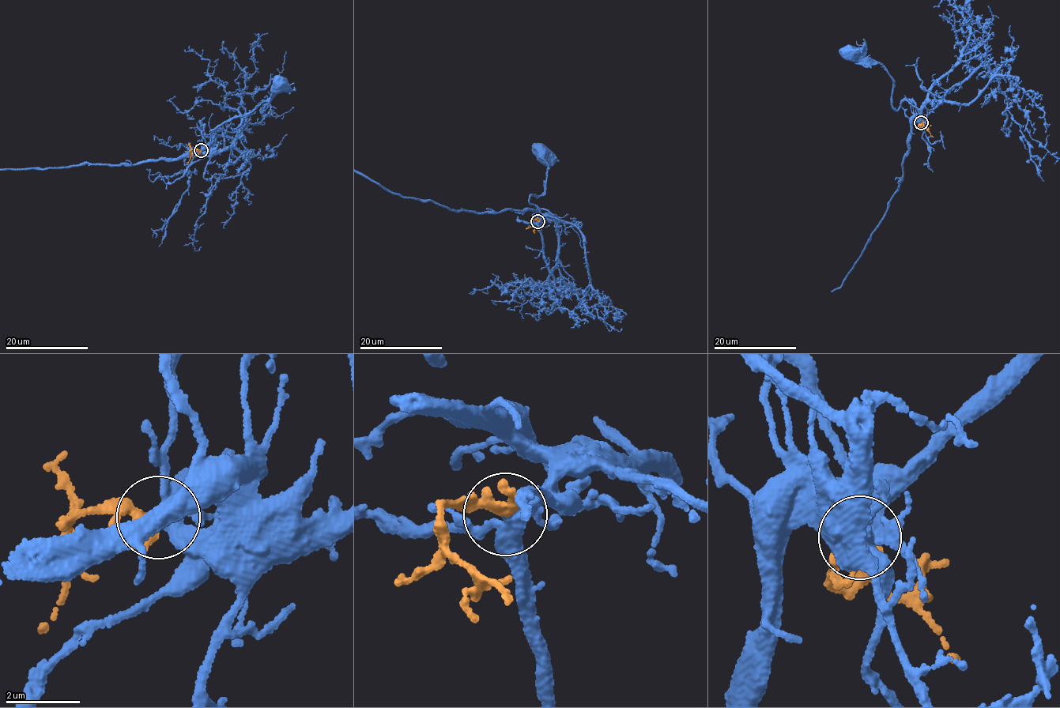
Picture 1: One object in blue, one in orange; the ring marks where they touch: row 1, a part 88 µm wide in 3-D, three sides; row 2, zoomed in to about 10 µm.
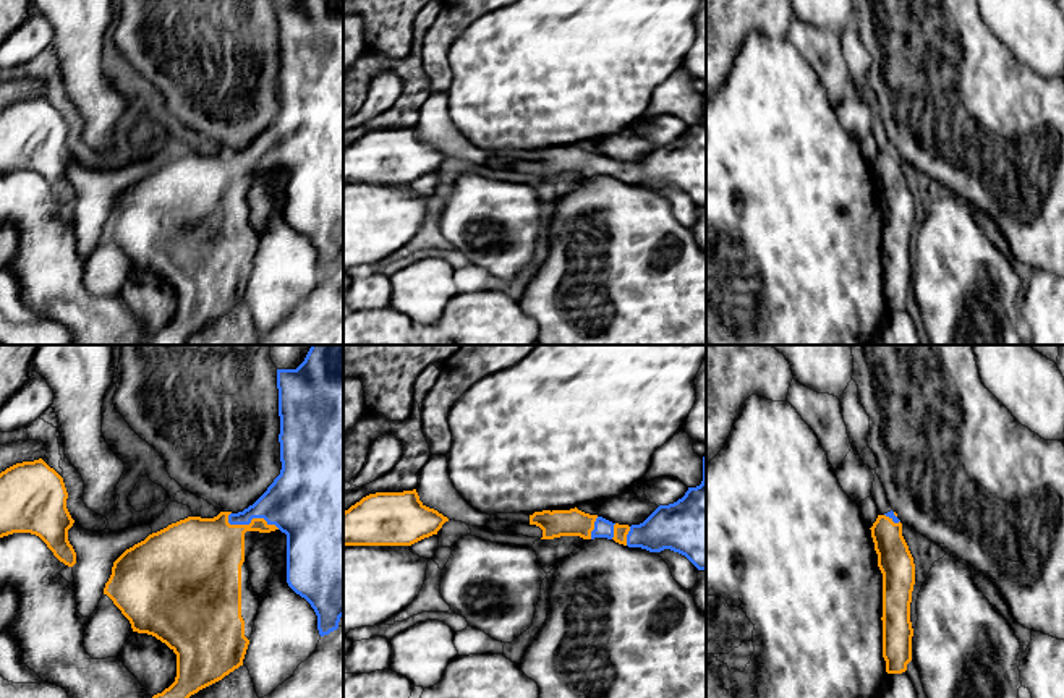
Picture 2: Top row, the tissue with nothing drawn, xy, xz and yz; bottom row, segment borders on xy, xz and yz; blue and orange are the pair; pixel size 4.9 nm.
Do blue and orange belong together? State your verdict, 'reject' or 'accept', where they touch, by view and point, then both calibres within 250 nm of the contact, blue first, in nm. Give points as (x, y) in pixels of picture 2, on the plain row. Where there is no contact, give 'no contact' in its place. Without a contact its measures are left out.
accept; contact xy (251, 156); calibres 320 and 320 nm

